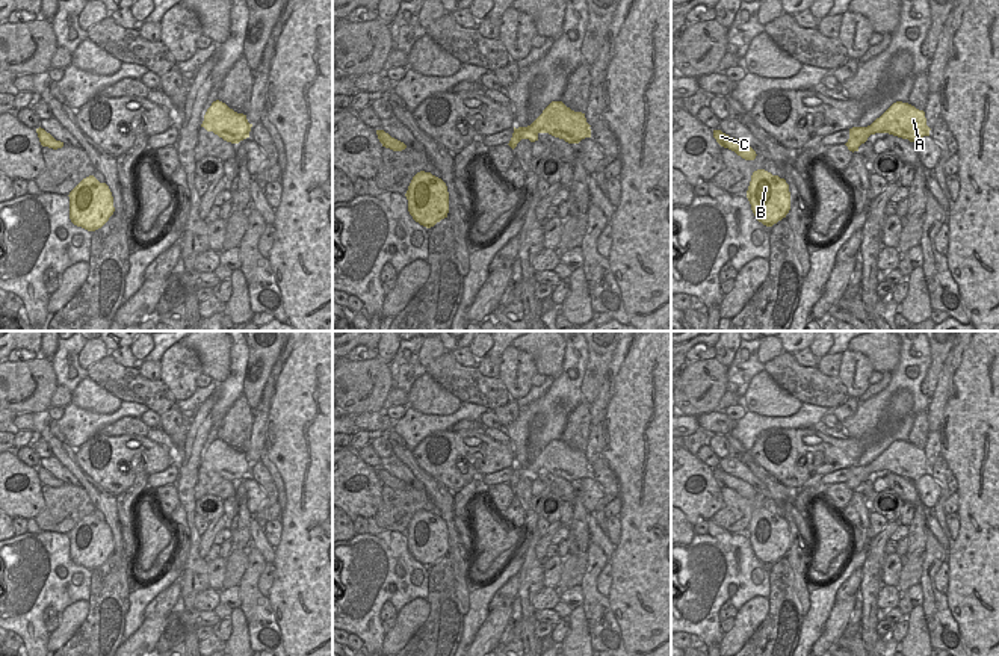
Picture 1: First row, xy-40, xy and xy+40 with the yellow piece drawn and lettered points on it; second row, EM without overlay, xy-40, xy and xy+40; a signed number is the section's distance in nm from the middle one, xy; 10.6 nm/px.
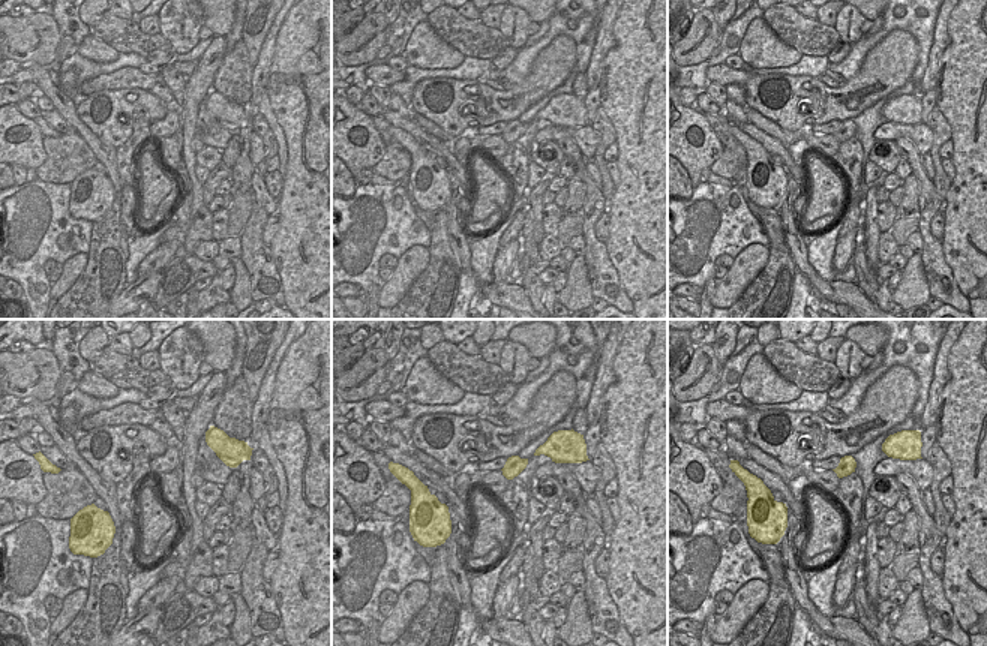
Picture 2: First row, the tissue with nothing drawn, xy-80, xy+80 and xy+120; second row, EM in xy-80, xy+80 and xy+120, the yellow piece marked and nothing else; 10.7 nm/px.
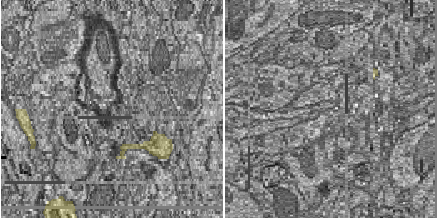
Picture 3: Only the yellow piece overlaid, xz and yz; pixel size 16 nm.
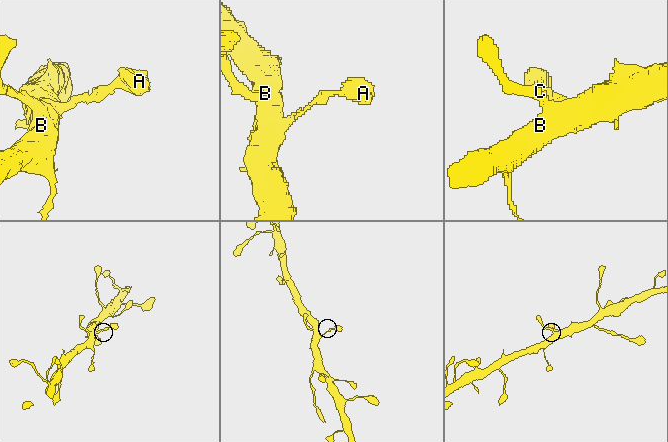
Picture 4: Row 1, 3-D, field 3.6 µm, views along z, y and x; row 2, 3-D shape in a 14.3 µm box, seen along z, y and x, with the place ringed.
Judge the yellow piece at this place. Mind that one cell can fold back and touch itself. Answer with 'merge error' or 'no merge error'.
no merge error

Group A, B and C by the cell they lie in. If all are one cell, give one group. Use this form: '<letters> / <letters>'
A B C

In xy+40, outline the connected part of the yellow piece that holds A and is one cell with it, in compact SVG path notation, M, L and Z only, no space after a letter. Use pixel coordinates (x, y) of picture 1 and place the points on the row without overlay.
M896 440L871 464L849 467L849 478L845 484L852 491L858 490L858 485L875 472L889 472L916 481L923 475L929 475L929 469L923 449L908 441Z

